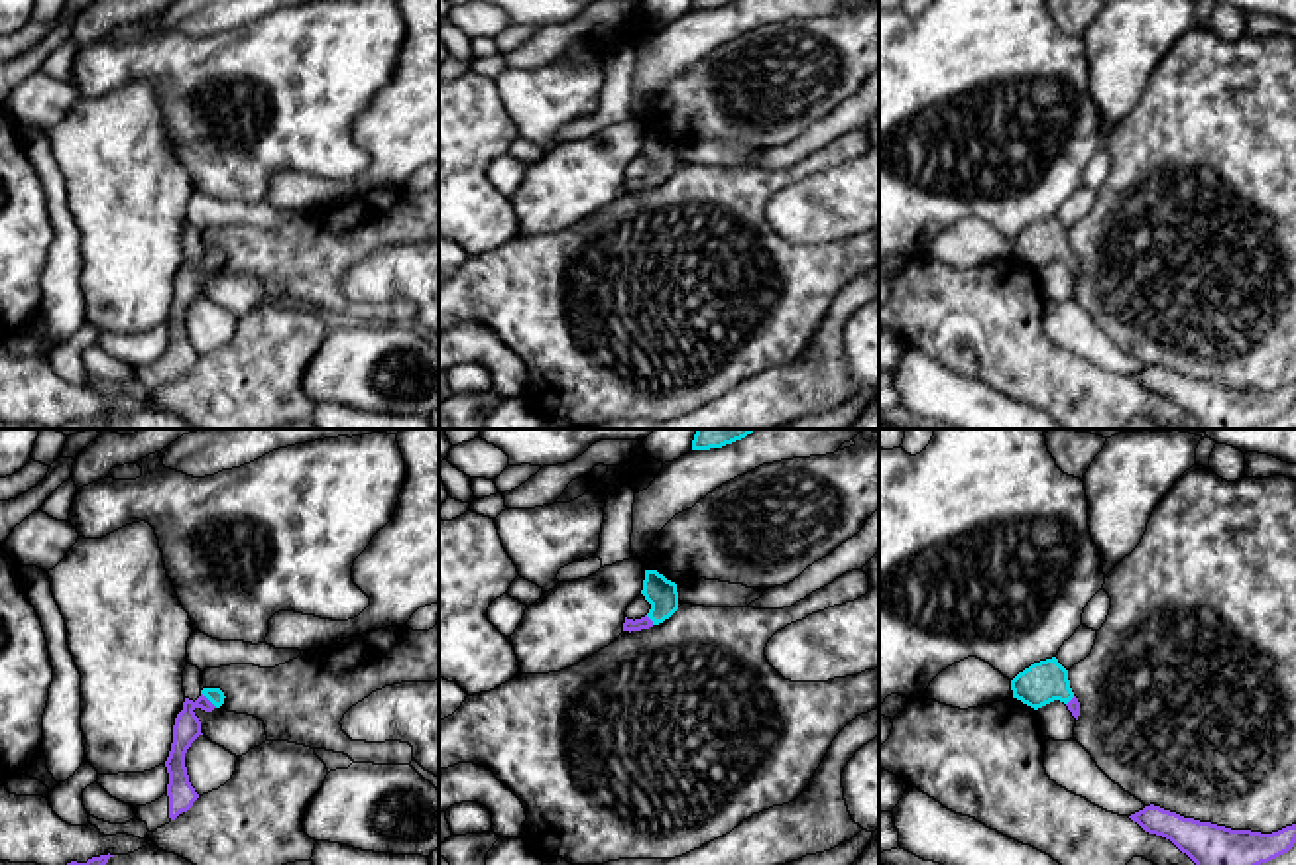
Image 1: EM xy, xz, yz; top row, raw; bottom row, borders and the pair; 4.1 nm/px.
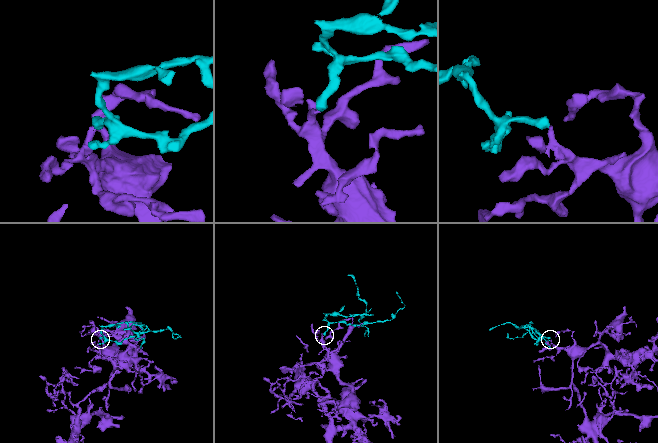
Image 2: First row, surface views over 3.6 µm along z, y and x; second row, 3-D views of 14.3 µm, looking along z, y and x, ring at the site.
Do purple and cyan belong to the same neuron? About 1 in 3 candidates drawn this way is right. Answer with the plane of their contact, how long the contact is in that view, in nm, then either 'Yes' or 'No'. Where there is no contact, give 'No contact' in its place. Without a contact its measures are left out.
Touches purple in xy. Shared border 90 nm. Yes

